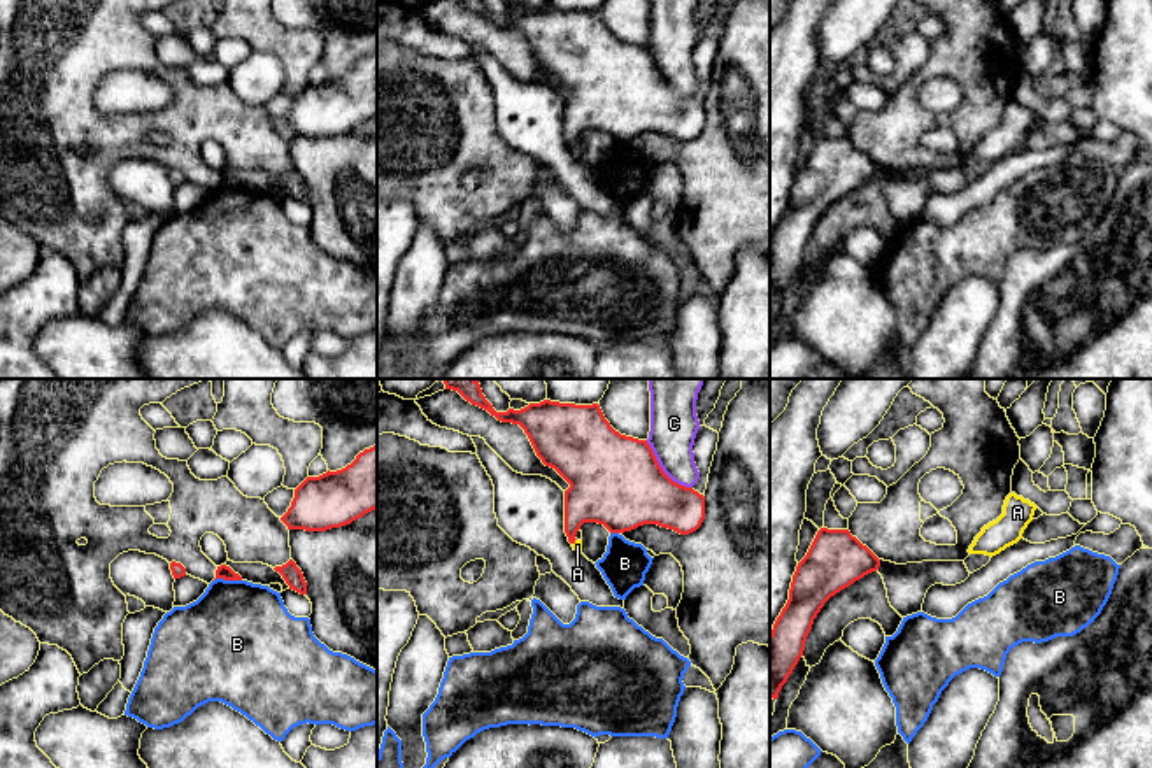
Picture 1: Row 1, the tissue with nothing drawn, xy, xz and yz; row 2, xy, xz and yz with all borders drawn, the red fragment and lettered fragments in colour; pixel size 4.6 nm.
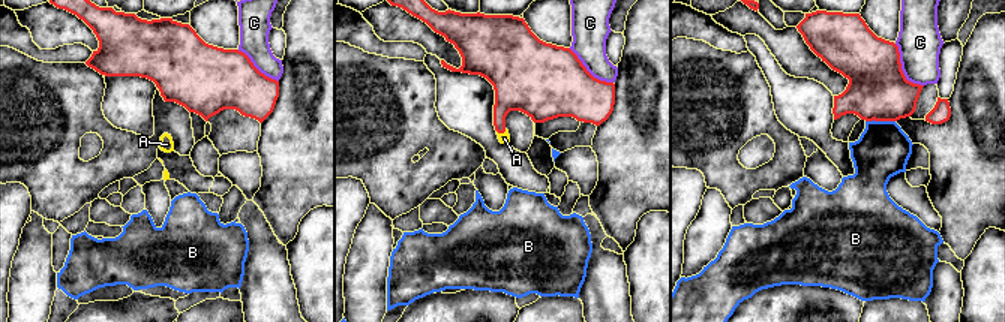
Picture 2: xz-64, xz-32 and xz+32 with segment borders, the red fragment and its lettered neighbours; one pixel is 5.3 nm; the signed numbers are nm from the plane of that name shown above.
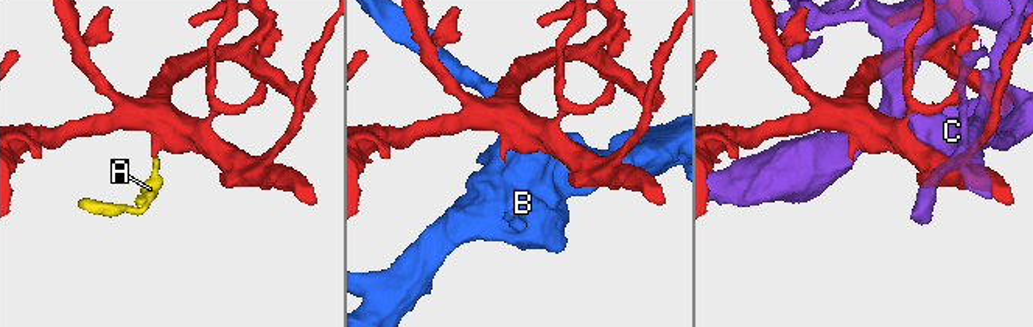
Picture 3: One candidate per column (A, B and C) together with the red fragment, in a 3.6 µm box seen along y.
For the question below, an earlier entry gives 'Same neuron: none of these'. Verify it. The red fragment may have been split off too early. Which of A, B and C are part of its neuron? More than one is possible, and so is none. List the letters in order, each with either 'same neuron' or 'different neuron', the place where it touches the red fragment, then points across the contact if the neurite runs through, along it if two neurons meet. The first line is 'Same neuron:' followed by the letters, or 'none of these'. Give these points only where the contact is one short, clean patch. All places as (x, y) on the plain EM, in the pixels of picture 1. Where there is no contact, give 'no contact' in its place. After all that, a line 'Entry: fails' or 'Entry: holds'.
Same neuron: A
A: same neuron | xz (574, 149) | across xz (597, 100), (574, 125), (574, 149), (577, 153)
B: different neuron | xy (227, 186)
C: different neuron | xz (661, 78)
Entry: fails

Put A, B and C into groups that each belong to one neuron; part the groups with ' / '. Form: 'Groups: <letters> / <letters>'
Groups: A / B / C

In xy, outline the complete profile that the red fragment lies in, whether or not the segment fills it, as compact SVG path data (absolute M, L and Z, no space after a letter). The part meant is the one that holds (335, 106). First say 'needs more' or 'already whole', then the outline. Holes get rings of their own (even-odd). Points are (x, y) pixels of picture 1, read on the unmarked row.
already whole; M377 53L342 77L307 84L281 128L288 137L326 139L377 116Z

